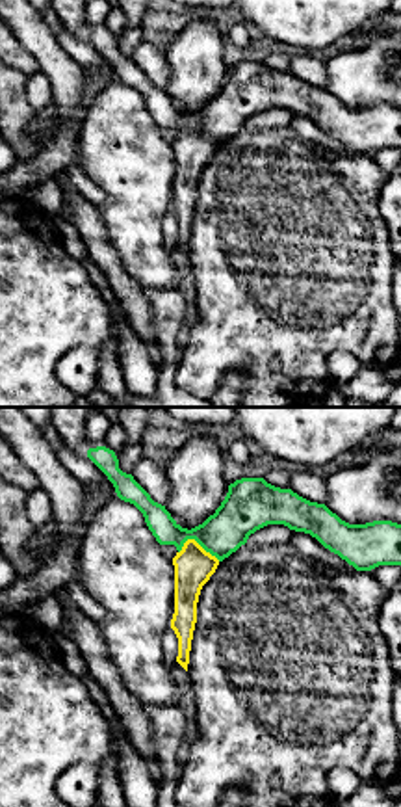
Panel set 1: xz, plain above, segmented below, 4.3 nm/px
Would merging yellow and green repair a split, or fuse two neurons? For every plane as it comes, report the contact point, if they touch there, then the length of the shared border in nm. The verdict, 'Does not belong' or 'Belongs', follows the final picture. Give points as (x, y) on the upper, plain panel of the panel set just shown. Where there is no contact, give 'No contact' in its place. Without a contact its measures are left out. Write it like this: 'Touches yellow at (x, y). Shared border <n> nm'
Touches yellow at (197, 127). Shared border 190 nm

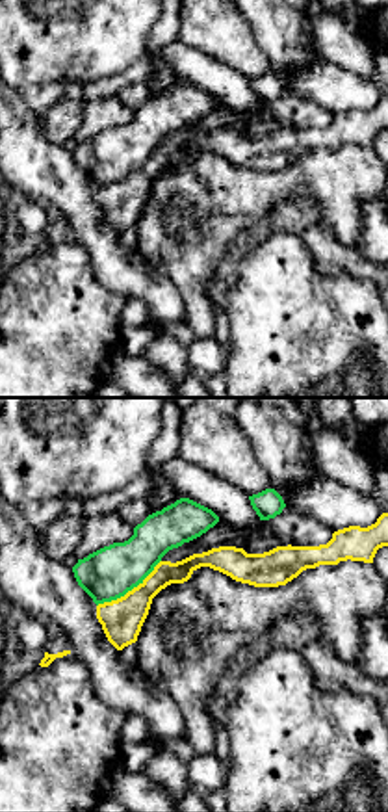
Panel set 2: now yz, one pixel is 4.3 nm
Touches yellow at (129, 175). Shared border 340 nm

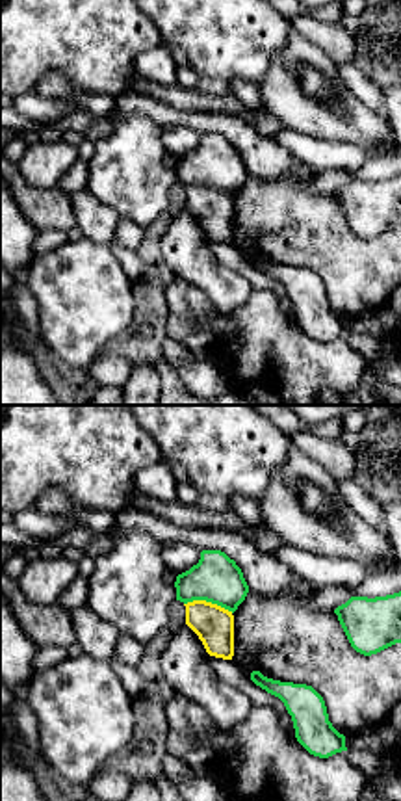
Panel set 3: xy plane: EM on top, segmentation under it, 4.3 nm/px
Touches yellow at (208, 186). Shared border 220 nm

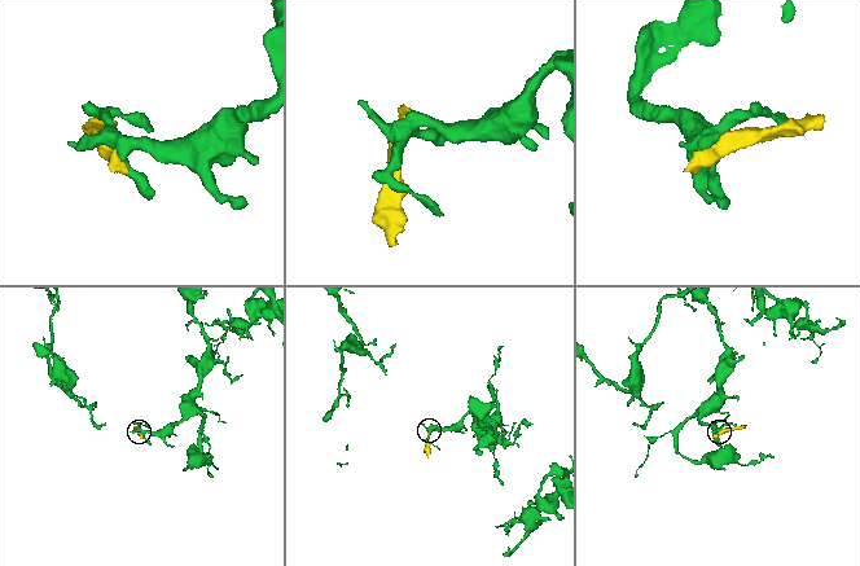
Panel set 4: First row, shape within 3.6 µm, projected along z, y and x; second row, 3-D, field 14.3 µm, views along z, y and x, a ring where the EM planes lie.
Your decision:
Does not belong

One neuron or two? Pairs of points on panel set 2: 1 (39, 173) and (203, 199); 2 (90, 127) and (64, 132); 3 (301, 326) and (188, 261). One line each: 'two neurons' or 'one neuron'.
1: two neurons
2: two neurons
3: two neurons

